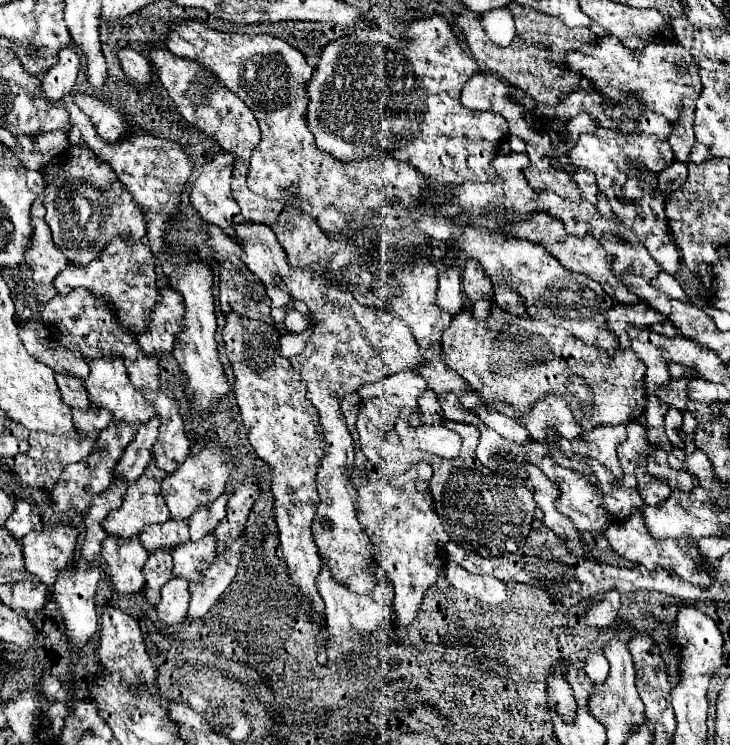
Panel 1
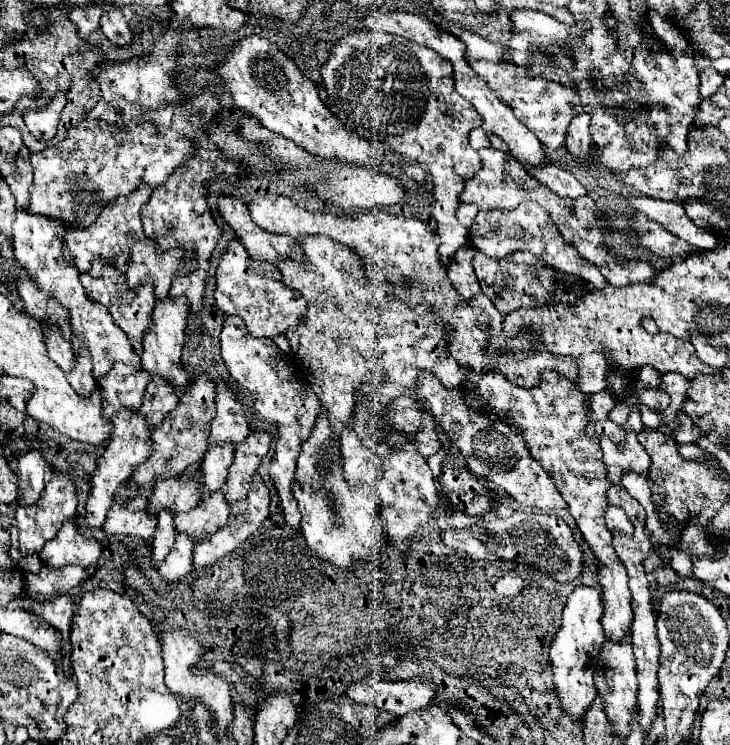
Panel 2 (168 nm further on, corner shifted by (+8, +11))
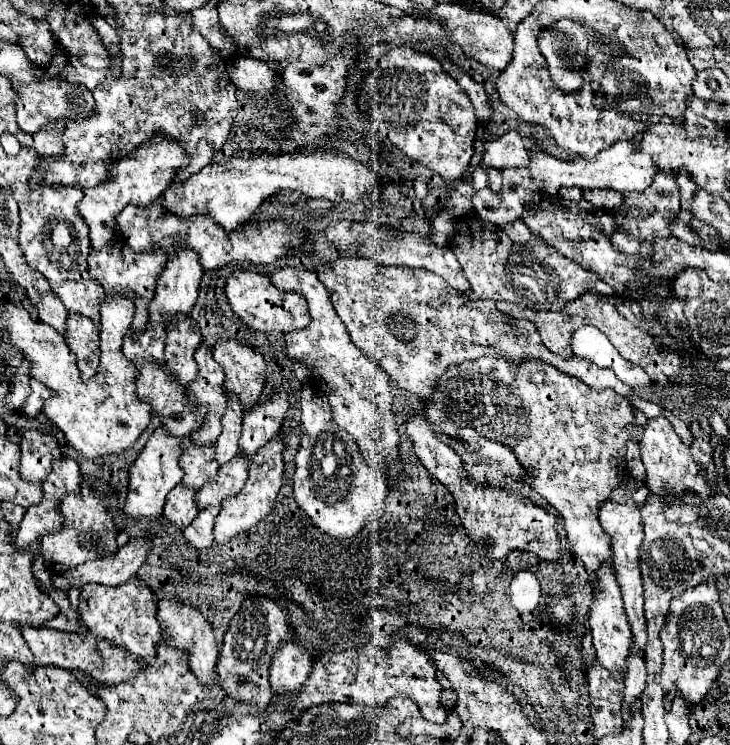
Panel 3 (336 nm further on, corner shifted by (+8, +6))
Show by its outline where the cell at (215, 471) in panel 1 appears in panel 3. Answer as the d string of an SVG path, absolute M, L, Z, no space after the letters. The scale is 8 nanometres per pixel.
M222 340L216 344L214 360L222 366L226 382L224 390L238 398L244 410L250 410L258 404L264 388L266 364L262 354L254 352L232 340Z

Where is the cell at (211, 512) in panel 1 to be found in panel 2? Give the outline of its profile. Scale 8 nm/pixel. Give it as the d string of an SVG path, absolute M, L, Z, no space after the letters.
M212 445L208 449L202 471L204 471L204 493L202 497L208 497L212 491L220 489L228 477L228 469L234 461L234 445Z

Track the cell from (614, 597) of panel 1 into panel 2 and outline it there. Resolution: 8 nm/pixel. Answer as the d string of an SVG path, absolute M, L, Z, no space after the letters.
M576 587L568 597L568 603L562 613L562 625L550 645L550 661L554 665L554 685L556 693L564 705L564 711L574 719L580 719L588 705L598 695L594 685L594 667L600 647L604 643L602 629L602 597L598 587Z

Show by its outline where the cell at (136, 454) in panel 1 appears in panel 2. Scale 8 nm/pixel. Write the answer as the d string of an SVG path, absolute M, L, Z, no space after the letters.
M152 377L140 411L148 417L152 425L160 425L160 421L180 403L180 395L176 395L176 387L164 377Z

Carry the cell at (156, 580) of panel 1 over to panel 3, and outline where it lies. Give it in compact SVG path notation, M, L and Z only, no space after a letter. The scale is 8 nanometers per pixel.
M176 486L166 498L162 514L166 520L170 520L170 524L176 530L184 530L186 526L182 520L192 520L198 514L194 502L194 490L184 490L182 486Z

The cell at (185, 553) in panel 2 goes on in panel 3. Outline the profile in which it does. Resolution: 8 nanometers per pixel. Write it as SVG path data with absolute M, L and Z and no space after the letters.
M210 506L208 510L202 510L192 524L184 530L184 540L188 540L188 546L194 550L206 550L212 546L212 528L214 528L214 520L216 514L220 512L220 508Z

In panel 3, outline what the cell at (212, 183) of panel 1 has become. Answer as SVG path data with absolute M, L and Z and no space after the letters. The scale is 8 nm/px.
M278 268L268 278L276 288L300 292L308 300L312 322L302 332L288 332L284 336L288 342L288 354L298 358L312 370L315 382L320 384L321 390L326 392L332 404L332 414L338 428L346 430L356 440L360 454L370 466L384 466L390 488L402 494L404 468L402 460L396 458L396 454L400 454L400 440L394 412L390 412L392 388L388 374L384 374L384 370L380 370L380 366L376 366L372 358L364 356L364 352L350 342L350 336L330 302L328 290L318 280L316 272L310 272L306 268Z

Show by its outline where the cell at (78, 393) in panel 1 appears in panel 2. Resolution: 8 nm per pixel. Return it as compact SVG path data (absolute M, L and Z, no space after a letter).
M46 323L46 329L44 329L44 341L46 341L46 347L48 347L48 355L50 359L64 371L68 373L72 369L72 345L62 337L60 329Z

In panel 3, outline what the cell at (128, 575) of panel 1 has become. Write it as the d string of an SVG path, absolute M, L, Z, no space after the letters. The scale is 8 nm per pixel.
M156 428L150 440L146 442L144 450L138 454L134 466L130 468L130 478L128 478L128 496L124 504L124 514L128 518L148 518L154 520L156 516L162 514L162 506L166 502L168 492L180 484L182 470L178 466L180 458L180 438L168 436L166 430Z

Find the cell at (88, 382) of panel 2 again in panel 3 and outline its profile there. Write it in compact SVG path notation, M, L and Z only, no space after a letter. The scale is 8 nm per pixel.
M68 314L66 322L66 344L76 354L76 366L80 378L86 380L96 374L98 356L100 356L100 338L98 330L82 314Z

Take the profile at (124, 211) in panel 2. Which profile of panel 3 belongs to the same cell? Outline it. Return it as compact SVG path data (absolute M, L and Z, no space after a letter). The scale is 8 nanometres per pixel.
M158 138L158 142L148 142L148 146L144 146L144 150L136 154L136 158L124 158L116 162L116 166L112 166L114 182L110 182L108 186L96 186L96 190L86 190L82 202L78 204L78 214L90 228L92 248L100 250L112 240L118 228L116 214L120 214L128 204L140 208L150 206L172 182L172 170L176 170L176 166L184 166L184 162L188 162L188 158L178 146L172 146L168 138Z

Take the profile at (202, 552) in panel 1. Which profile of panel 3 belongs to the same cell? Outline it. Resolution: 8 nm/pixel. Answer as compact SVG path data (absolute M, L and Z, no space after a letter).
M240 456L232 458L228 466L222 466L218 470L212 482L204 484L204 488L196 492L198 510L206 510L208 506L222 506L226 498L236 496L238 490L244 488L246 476L248 476L248 460Z

